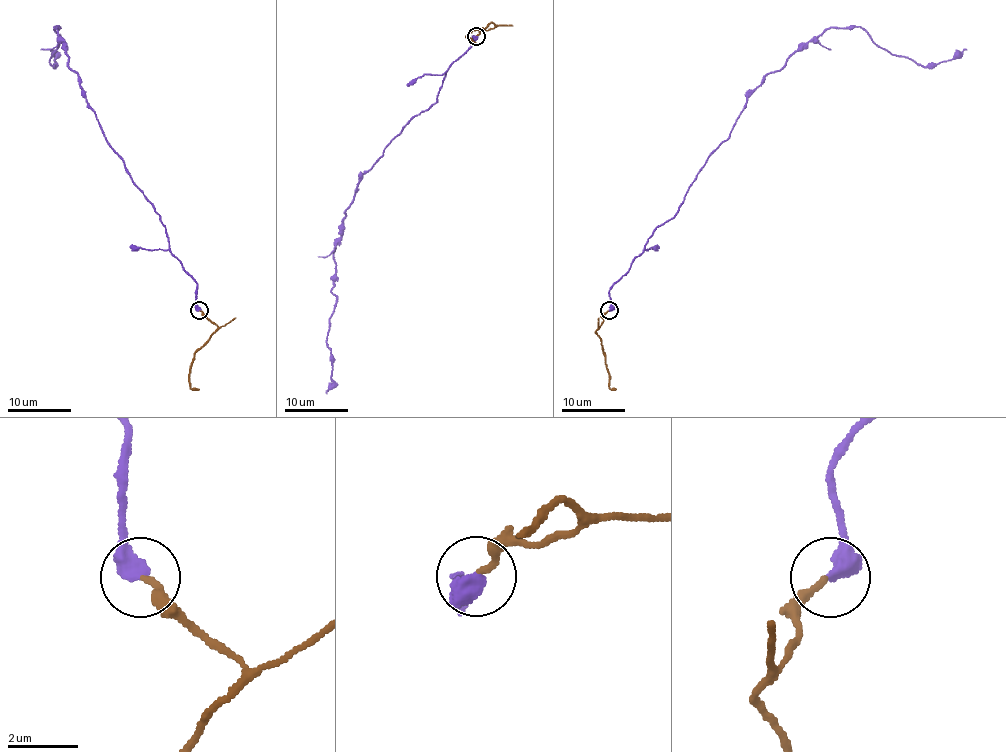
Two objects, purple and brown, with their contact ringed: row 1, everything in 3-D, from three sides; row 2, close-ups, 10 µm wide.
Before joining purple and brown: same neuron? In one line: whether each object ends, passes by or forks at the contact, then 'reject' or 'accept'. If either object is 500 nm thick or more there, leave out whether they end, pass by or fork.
accept

